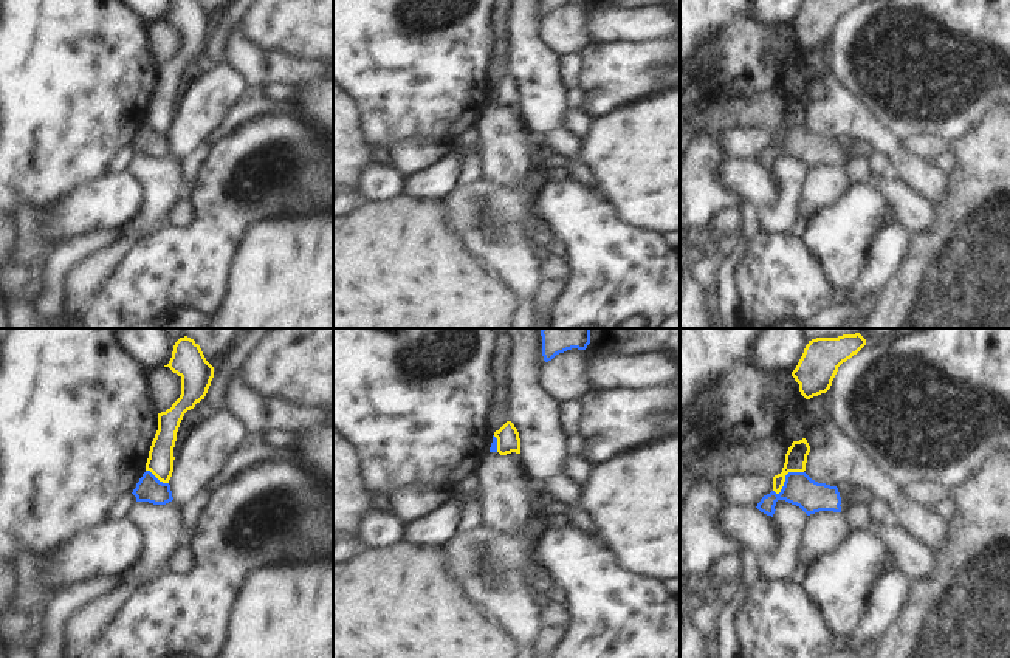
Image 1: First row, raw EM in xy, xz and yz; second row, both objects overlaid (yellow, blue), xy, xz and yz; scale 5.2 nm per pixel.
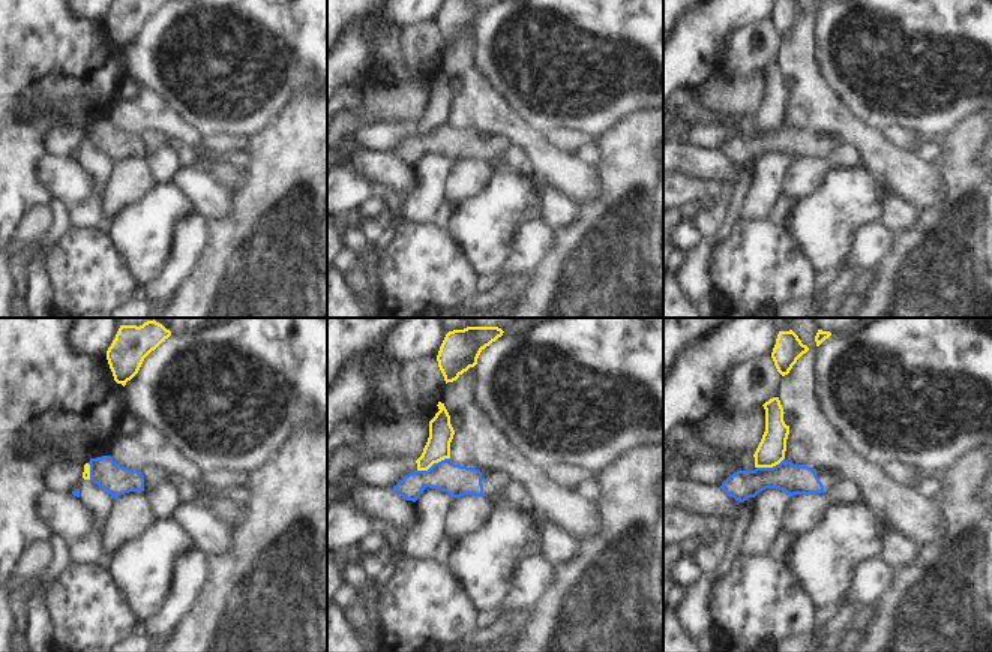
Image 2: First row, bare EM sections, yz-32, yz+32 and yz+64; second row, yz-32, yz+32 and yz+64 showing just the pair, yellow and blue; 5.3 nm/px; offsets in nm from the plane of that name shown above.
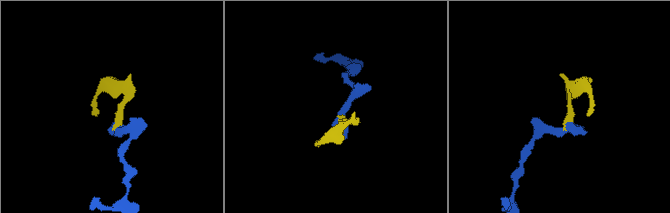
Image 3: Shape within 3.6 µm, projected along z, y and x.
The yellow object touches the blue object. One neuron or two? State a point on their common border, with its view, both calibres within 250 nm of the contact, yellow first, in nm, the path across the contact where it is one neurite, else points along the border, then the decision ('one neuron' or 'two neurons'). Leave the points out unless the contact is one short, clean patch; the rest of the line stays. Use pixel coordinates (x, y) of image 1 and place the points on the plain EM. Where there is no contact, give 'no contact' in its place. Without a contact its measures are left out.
meets yellow in yz at (784, 132); 110 nm thick on the yellow side, 170 nm on the other; border along yz (803, 124), (790, 124), (783, 141), (778, 146), (773, 144); two neurons

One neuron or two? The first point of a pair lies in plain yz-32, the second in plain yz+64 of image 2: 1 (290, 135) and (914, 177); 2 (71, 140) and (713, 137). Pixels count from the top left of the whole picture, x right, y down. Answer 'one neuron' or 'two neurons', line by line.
1: two neurons
2: one neuron

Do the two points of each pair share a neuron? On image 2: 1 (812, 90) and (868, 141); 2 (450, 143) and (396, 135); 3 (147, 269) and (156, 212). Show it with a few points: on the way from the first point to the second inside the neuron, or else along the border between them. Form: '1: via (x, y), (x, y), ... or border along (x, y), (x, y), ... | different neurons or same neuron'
1: via (820, 105), (836, 122), (853, 131) | same neuron
2: border along (416, 134), (405, 138), (390, 153) | different neurons
3: via (147, 255), (149, 225) | same neuron

